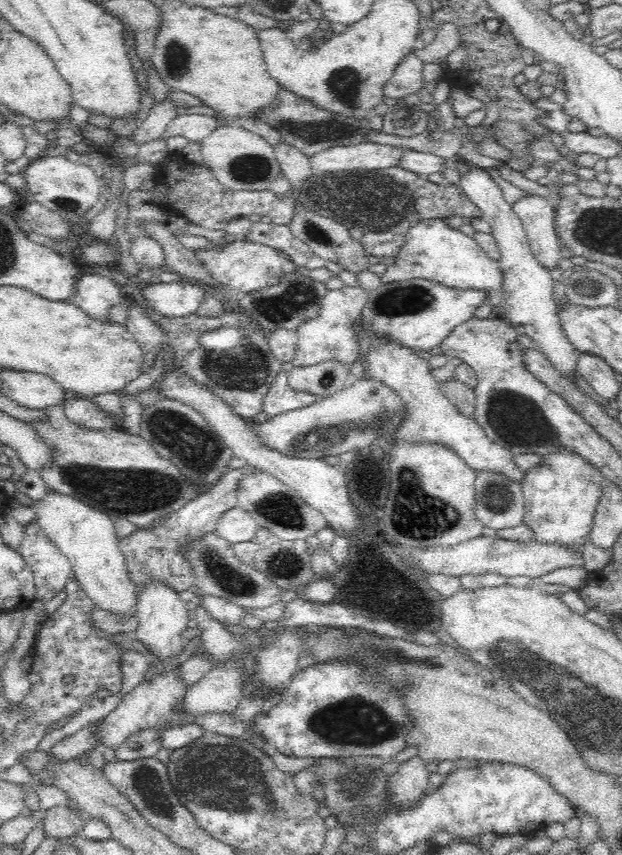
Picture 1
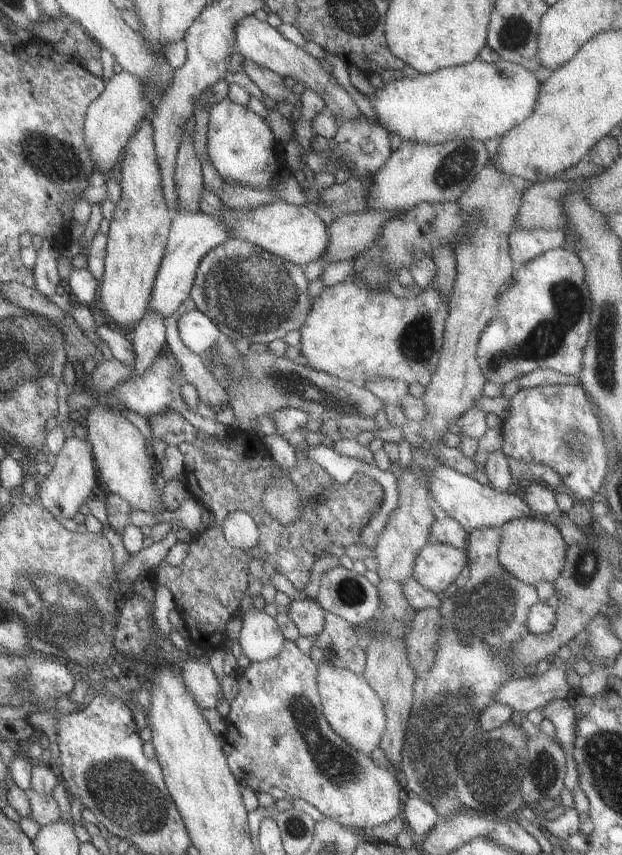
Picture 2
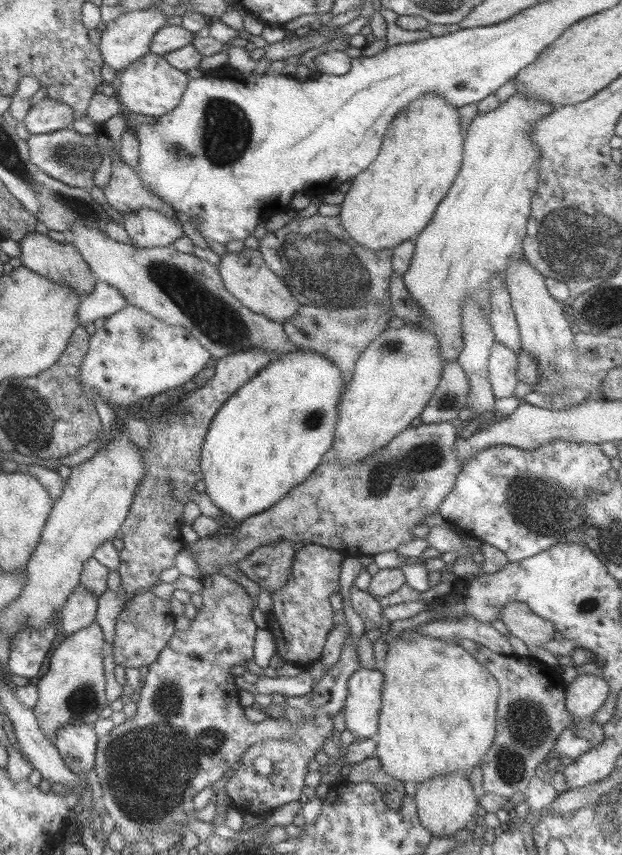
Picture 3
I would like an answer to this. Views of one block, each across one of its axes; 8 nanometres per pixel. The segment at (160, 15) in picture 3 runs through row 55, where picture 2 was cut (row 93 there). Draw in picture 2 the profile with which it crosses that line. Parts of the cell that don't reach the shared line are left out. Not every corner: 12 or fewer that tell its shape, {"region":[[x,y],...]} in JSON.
{"region":[[121,71],[87,106],[84,144],[95,182],[109,178],[151,112],[144,86]]}

